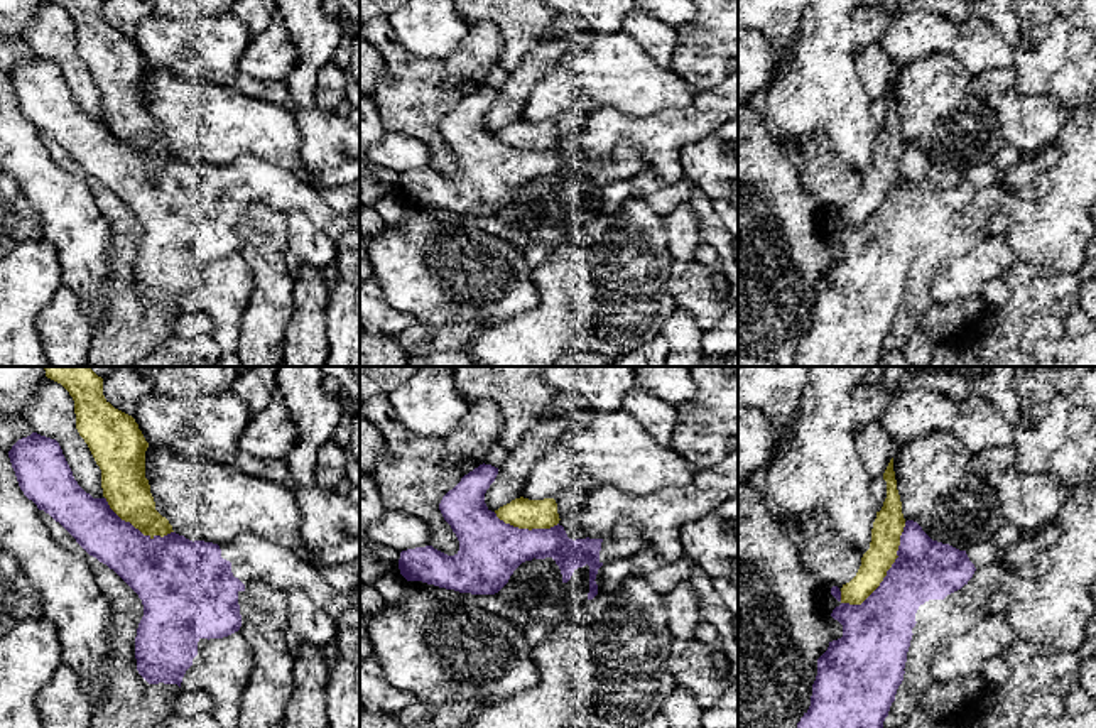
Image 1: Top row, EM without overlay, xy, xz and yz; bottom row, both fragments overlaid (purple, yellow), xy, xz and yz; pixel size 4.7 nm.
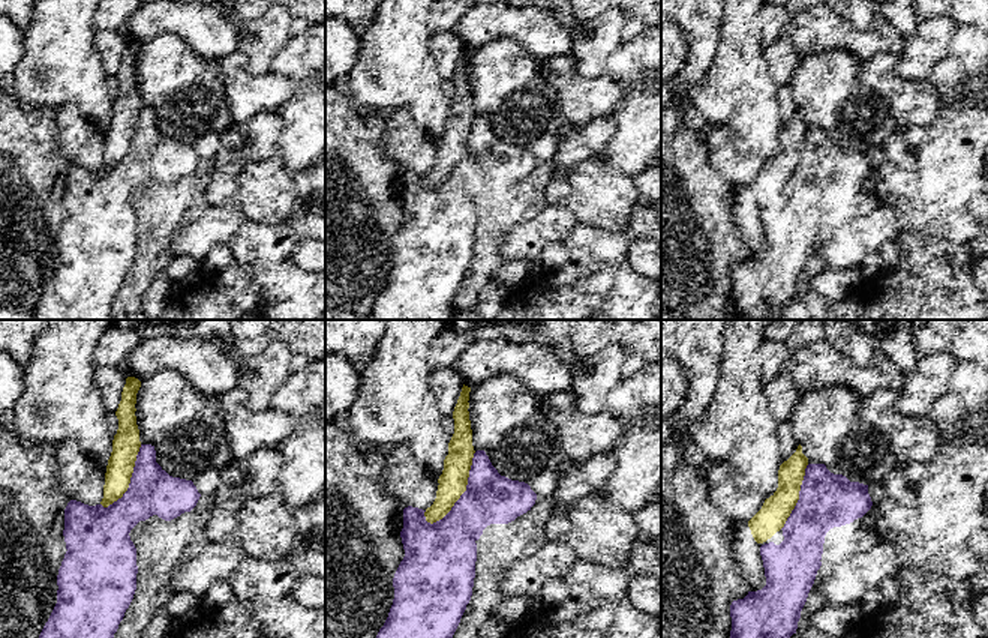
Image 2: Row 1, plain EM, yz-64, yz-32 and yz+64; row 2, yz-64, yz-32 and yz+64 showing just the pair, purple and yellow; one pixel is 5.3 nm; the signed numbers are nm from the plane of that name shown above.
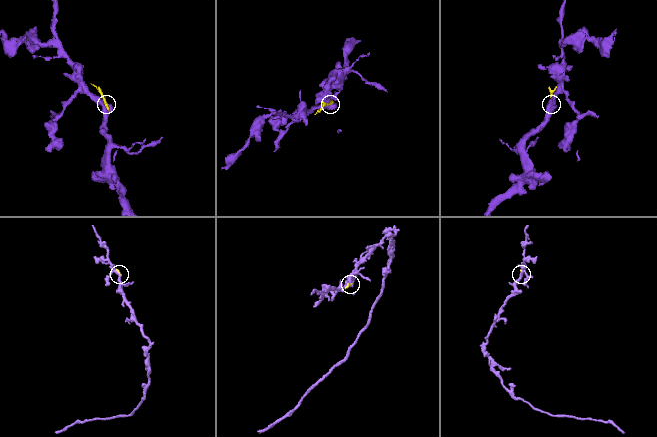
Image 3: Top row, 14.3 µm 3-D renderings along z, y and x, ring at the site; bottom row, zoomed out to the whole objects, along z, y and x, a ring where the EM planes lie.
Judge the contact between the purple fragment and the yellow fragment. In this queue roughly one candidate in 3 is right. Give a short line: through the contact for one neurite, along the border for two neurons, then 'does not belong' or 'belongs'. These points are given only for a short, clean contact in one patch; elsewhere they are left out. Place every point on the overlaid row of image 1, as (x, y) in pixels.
does not belong

